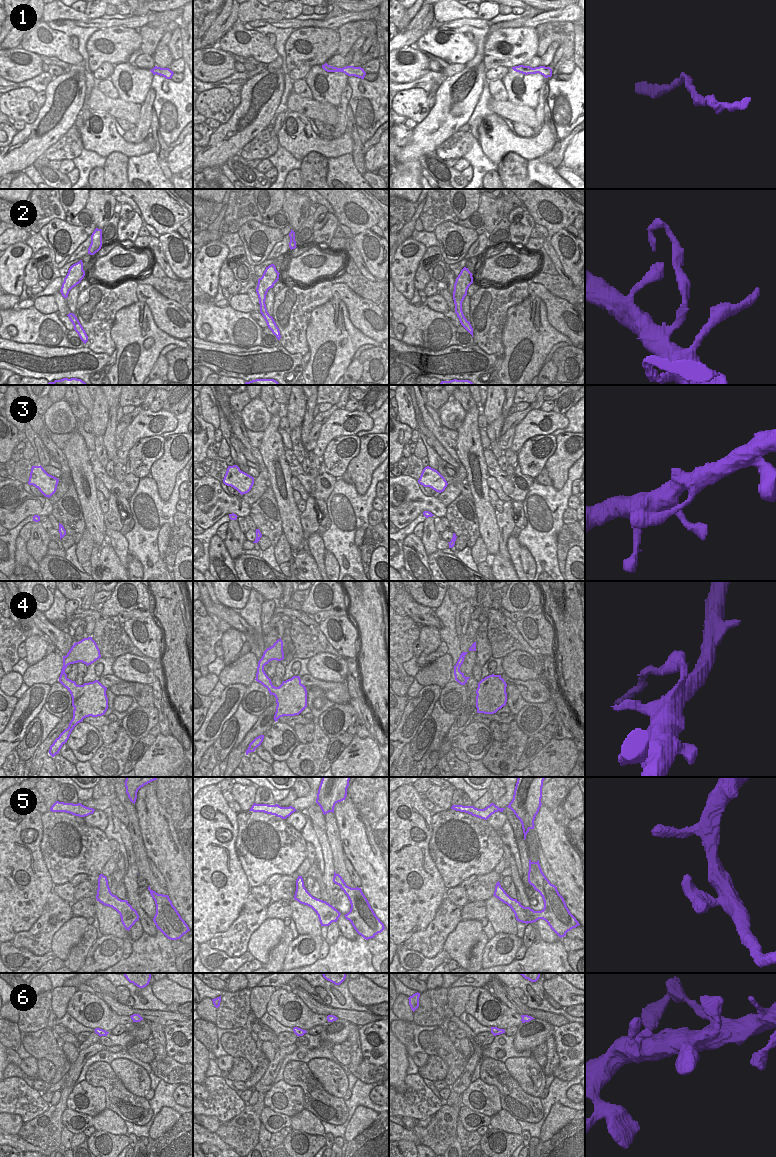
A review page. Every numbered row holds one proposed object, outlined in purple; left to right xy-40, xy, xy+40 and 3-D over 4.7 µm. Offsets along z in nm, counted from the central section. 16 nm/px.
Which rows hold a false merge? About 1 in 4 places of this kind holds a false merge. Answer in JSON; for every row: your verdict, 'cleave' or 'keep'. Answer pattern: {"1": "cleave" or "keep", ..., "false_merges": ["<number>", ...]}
{"1": "cleave", "2": "cleave", "3": "keep", "4": "cleave", "5": "keep", "6": "keep", "false_merges": ["1", "2", "4"]}

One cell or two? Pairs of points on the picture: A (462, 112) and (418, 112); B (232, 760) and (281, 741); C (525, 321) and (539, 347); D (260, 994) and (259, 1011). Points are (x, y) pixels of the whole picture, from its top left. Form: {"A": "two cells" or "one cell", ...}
{"A": "two cells", "B": "two cells", "C": "one cell", "D": "one cell"}

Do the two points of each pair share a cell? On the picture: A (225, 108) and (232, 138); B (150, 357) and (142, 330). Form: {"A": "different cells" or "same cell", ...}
{"A": "different cells", "B": "same cell"}

